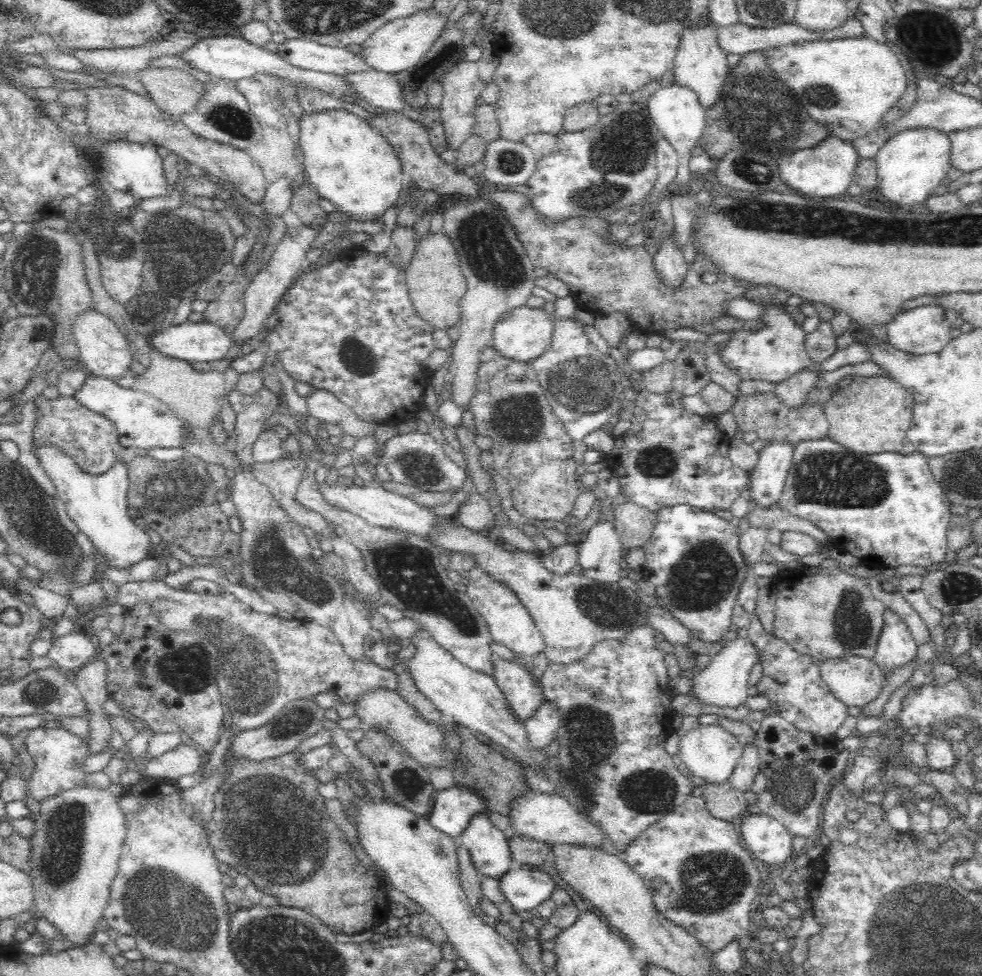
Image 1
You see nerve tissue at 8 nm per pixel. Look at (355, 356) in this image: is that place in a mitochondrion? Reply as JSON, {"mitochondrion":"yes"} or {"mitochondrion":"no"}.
{"mitochondrion":"yes"}

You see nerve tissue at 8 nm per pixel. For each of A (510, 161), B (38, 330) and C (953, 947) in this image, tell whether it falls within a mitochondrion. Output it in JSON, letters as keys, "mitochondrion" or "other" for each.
{"A":"mitochondrion","B":"mitochondrion","C":"mitochondrion"}

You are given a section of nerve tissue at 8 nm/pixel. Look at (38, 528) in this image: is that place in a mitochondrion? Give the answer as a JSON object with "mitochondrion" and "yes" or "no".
{"mitochondrion":"no"}

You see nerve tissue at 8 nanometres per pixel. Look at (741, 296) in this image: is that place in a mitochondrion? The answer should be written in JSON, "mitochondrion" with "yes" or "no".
{"mitochondrion":"no"}

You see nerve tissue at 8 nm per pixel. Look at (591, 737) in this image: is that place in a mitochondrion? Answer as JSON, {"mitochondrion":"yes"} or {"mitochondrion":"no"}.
{"mitochondrion":"yes"}

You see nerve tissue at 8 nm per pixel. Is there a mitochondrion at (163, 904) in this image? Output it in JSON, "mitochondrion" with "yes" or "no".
{"mitochondrion":"yes"}

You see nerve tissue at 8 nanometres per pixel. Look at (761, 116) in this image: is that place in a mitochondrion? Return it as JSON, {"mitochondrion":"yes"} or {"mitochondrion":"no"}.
{"mitochondrion":"yes"}

